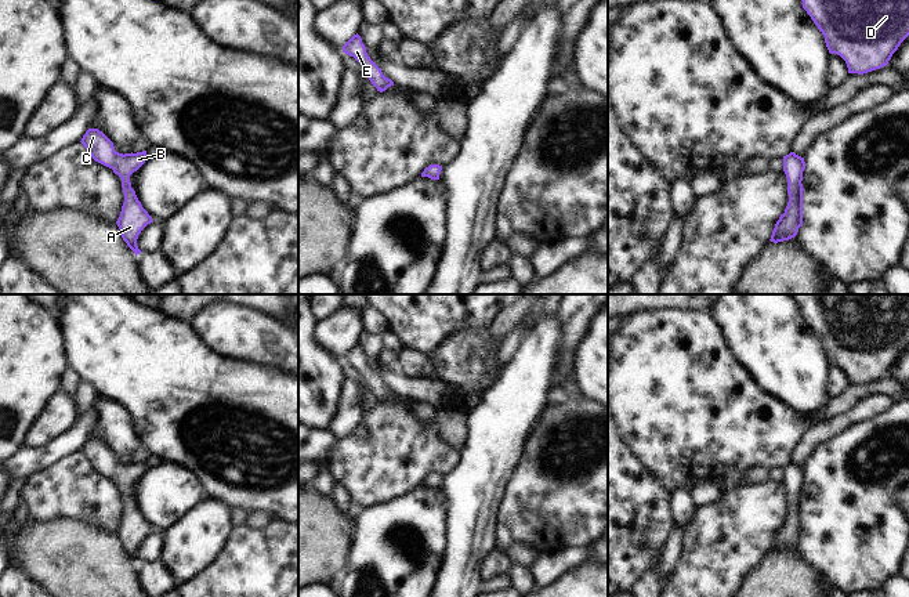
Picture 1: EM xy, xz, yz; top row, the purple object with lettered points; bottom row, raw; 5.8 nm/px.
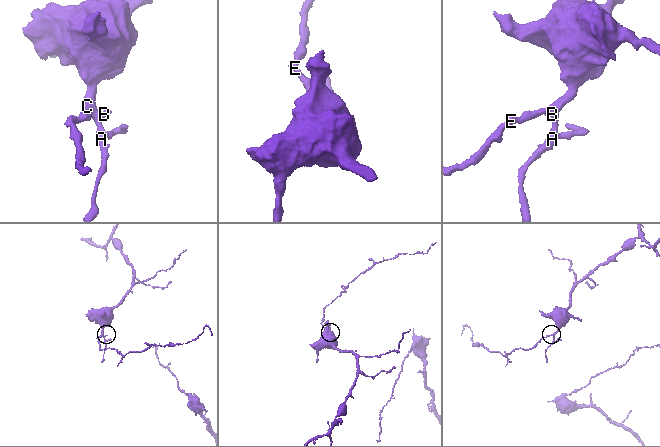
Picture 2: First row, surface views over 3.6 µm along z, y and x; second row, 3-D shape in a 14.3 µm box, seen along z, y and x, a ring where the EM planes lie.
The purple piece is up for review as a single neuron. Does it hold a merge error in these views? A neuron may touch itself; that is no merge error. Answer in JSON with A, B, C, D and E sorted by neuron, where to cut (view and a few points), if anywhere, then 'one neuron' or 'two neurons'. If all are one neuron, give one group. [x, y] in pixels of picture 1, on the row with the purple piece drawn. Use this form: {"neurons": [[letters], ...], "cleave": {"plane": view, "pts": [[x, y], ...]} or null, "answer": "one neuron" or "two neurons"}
{"neurons": [["A", "B", "C", "D", "E"]], "cleave": null, "answer": "one neuron"}

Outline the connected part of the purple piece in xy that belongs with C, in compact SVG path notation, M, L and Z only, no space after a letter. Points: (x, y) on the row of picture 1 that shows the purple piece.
M88 129L80 142L95 162L112 169L122 178L124 202L116 224L123 240L135 256L142 253L137 246L138 235L153 221L131 188L130 176L149 159L146 151L119 153L115 151L113 142L98 129Z

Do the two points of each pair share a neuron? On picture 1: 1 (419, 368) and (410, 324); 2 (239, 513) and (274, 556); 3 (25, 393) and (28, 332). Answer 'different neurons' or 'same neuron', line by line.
1: different neurons
2: different neurons
3: same neuron

